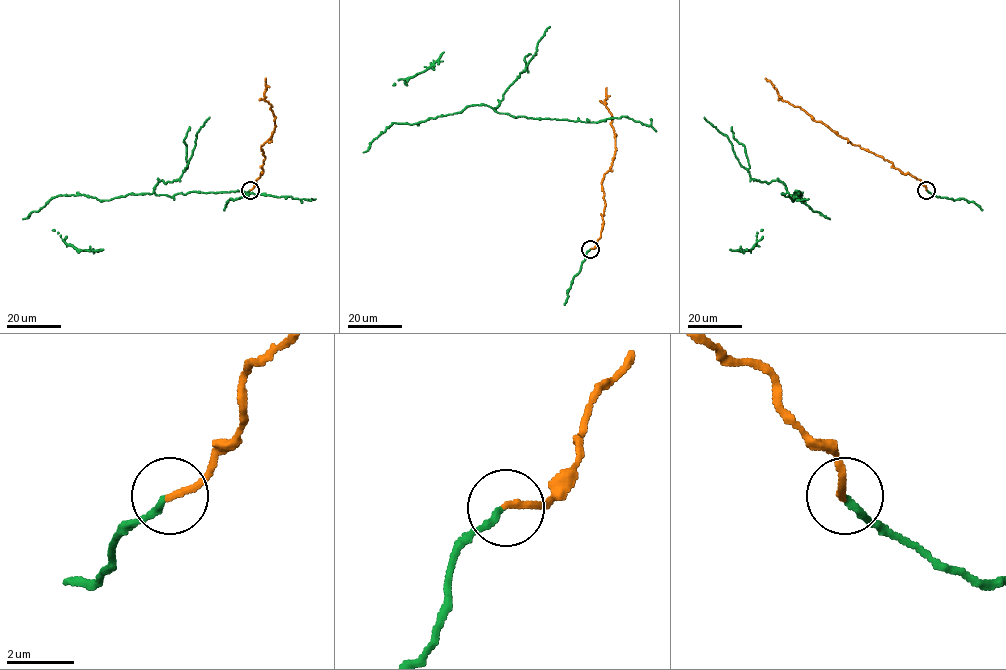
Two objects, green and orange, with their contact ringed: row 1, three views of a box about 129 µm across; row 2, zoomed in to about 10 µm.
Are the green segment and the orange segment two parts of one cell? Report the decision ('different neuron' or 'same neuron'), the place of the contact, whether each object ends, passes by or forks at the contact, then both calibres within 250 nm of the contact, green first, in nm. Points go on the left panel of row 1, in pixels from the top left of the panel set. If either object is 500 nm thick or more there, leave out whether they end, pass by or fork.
same neuron | (250, 190) | green ends | orange ends | 200/200 nm

